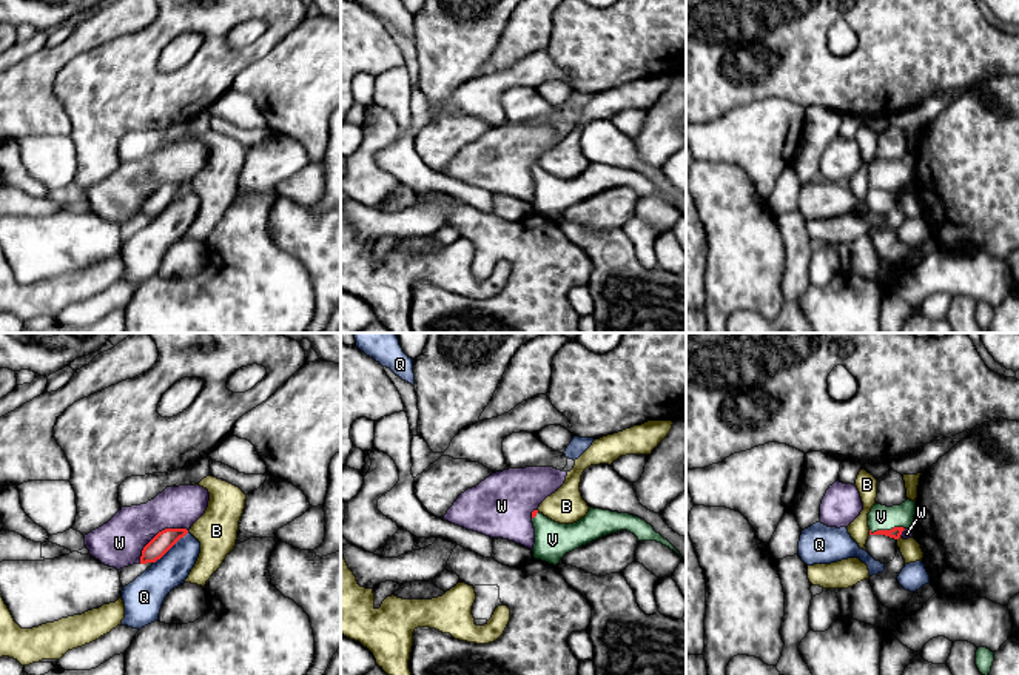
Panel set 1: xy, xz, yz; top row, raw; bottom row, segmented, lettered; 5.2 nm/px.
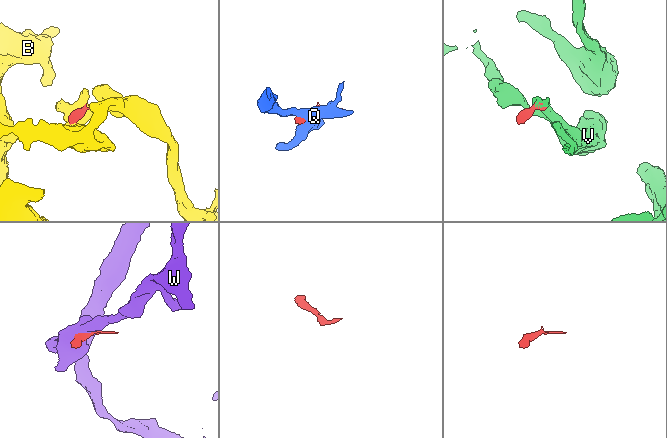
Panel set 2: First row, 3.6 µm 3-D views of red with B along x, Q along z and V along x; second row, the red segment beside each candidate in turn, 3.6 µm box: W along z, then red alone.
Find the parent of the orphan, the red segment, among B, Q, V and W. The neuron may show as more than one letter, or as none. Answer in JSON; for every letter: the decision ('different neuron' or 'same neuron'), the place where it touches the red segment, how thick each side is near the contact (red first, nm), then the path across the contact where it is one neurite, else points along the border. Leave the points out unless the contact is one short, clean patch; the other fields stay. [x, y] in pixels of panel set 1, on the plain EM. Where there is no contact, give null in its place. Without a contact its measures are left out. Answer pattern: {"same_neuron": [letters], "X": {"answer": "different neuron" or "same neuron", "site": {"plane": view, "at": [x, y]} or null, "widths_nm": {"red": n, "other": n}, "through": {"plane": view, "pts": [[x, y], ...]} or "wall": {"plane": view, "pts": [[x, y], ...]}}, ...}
{"same_neuron": ["V"], "B": {"answer": "different neuron", "site": {"plane": "yz", "at": [870, 187]}, "widths_nm": {"red": 60, "other": 110}}, "Q": {"answer": "different neuron", "site": {"plane": "xy", "at": [171, 201]}, "widths_nm": {"red": 100, "other": 170}, "wall": {"plane": "xy", "pts": [[188, 187], [154, 218]]}}, "V": {"answer": "same neuron", "site": {"plane": "yz", "at": [887, 185]}, "widths_nm": {"red": 60, "other": 130}, "through": {"plane": "yz", "pts": [[896, 187], [887, 185], [881, 171]]}}, "W": {"answer": "different neuron", "site": {"plane": "xy", "at": [158, 188]}, "widths_nm": {"red": 100, "other": 260}}}

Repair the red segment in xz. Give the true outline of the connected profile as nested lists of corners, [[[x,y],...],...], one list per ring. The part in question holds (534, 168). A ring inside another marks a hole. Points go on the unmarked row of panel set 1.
[[[590,162],[587,170],[580,176],[560,179],[533,165],[532,177],[535,183],[533,213],[553,220],[557,220],[566,208],[620,185],[634,188],[638,196],[661,197],[681,213],[680,207],[657,188],[651,179],[629,168]]]

